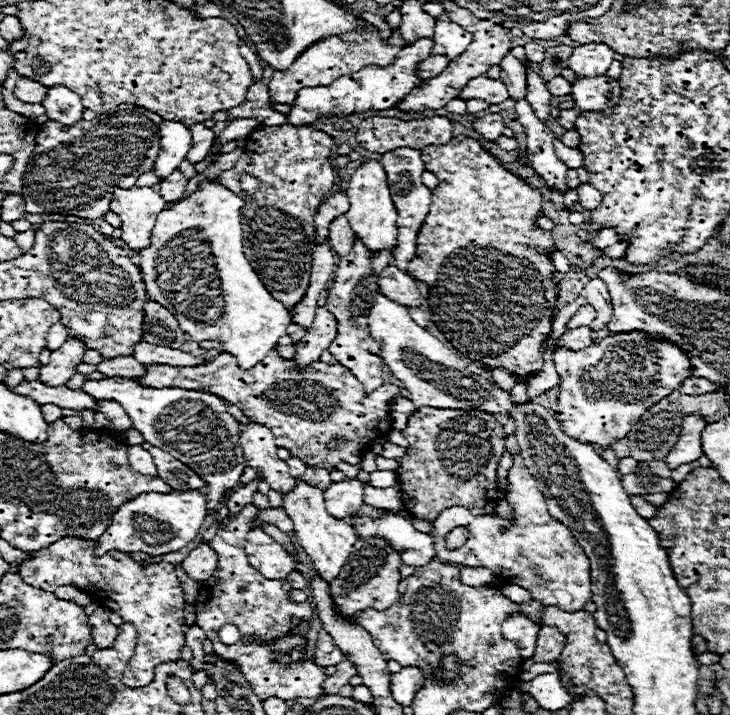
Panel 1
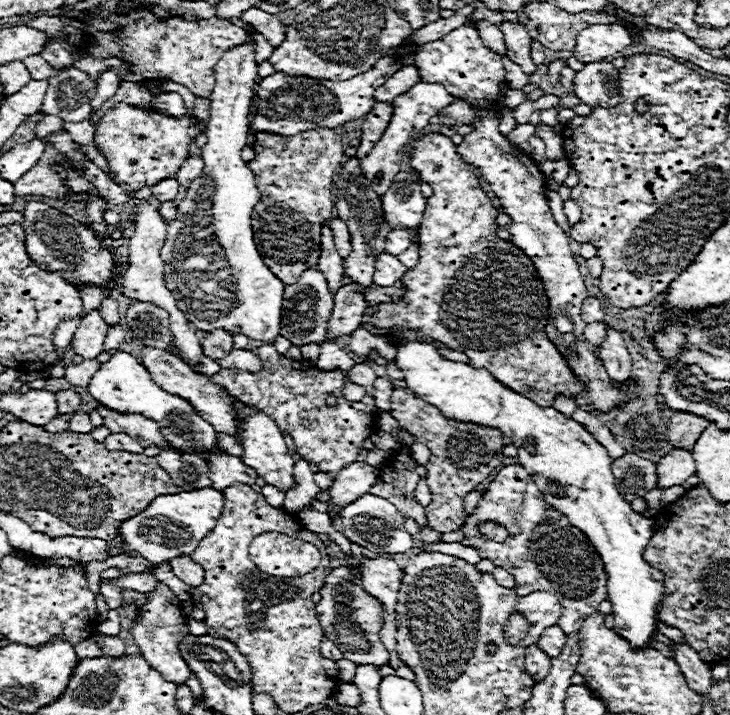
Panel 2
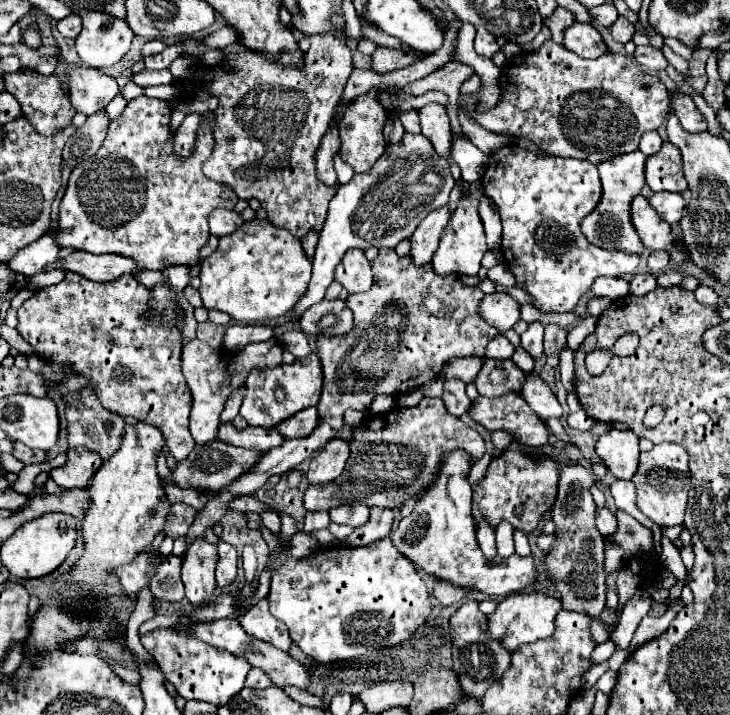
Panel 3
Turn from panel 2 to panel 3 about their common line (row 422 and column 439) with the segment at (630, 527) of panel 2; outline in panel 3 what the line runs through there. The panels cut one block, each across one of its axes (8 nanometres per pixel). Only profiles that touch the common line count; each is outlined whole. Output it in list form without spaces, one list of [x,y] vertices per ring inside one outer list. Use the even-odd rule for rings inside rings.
[[[450,452],[444,460],[440,476],[436,476],[432,488],[420,496],[414,512],[400,520],[398,528],[388,534],[392,544],[408,560],[412,560],[426,574],[452,582],[462,588],[472,588],[488,596],[508,596],[526,586],[536,578],[532,556],[520,558],[512,554],[508,560],[496,556],[488,562],[476,540],[476,520],[472,516],[472,488],[468,484],[470,456],[466,452]]]

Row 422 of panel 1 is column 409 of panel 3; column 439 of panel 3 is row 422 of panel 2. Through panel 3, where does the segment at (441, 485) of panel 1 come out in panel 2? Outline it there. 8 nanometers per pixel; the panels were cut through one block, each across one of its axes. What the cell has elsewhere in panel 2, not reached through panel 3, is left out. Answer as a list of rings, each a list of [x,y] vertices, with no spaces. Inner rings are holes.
[[[406,390],[392,392],[392,416],[398,420],[400,428],[410,432],[416,442],[424,444],[430,450],[430,460],[426,464],[426,482],[432,492],[432,502],[428,506],[424,506],[424,512],[428,518],[428,528],[432,528],[436,532],[456,532],[464,524],[464,518],[466,518],[466,512],[464,512],[466,494],[470,494],[482,480],[486,480],[490,476],[490,472],[494,472],[502,466],[502,460],[504,460],[502,432],[496,428],[488,428],[488,426],[480,426],[480,424],[472,424],[472,422],[448,420],[436,406],[420,400],[418,396],[414,396]]]

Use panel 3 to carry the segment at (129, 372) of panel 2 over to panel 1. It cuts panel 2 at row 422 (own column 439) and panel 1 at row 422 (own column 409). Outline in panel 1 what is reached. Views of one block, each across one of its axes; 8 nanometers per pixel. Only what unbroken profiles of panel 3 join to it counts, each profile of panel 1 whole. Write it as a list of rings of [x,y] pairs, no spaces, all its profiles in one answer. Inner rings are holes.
[[[122,376],[86,380],[82,388],[92,398],[118,402],[146,442],[156,448],[164,448],[174,458],[188,464],[210,488],[206,494],[208,508],[216,508],[216,504],[220,504],[220,500],[238,486],[246,468],[246,458],[240,448],[240,424],[232,418],[222,398],[184,388],[146,388]]]

